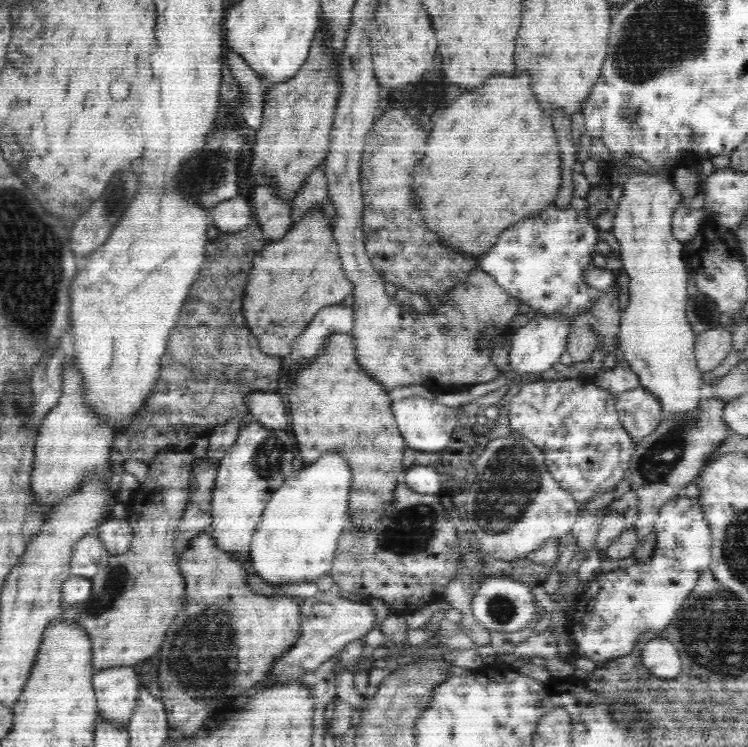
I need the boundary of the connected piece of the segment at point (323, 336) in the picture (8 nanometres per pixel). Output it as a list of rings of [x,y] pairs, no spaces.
[[[338,304],[320,309],[320,312],[316,313],[308,327],[297,338],[292,352],[281,358],[280,374],[288,375],[289,370],[286,368],[315,359],[315,356],[319,355],[324,348],[329,336],[336,333],[351,333],[353,327],[352,306]]]

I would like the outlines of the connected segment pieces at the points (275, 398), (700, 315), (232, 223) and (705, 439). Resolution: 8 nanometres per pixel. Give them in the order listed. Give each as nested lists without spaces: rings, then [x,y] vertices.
[[[256,391],[246,396],[249,420],[256,420],[269,429],[286,428],[288,414],[283,397],[274,392]]]
[[[700,291],[689,297],[686,309],[688,322],[696,334],[716,329],[720,324],[722,314],[718,305],[708,296],[700,294]]]
[[[238,195],[232,200],[218,202],[212,208],[212,216],[213,224],[220,232],[235,233],[250,224],[252,210],[248,200]]]
[[[702,398],[694,412],[688,412],[686,416],[672,414],[668,418],[663,418],[652,434],[648,434],[646,438],[640,438],[640,442],[635,444],[628,471],[629,488],[639,500],[638,517],[632,525],[638,535],[638,550],[647,534],[654,531],[660,507],[666,504],[667,500],[678,496],[680,488],[684,488],[698,476],[706,457],[716,450],[728,435],[732,434],[722,418],[726,403],[726,400],[719,398]]]

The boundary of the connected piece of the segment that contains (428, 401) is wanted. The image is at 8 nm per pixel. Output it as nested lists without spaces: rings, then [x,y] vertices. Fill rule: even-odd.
[[[432,396],[428,398],[408,397],[392,402],[394,418],[408,448],[421,452],[438,452],[450,444],[452,432],[459,424],[457,409],[448,407]]]

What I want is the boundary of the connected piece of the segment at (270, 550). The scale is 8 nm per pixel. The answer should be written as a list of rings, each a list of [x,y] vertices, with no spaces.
[[[328,454],[316,464],[304,466],[268,502],[252,538],[252,568],[268,584],[306,583],[331,572],[336,544],[348,520],[348,492],[352,470],[342,456]]]

